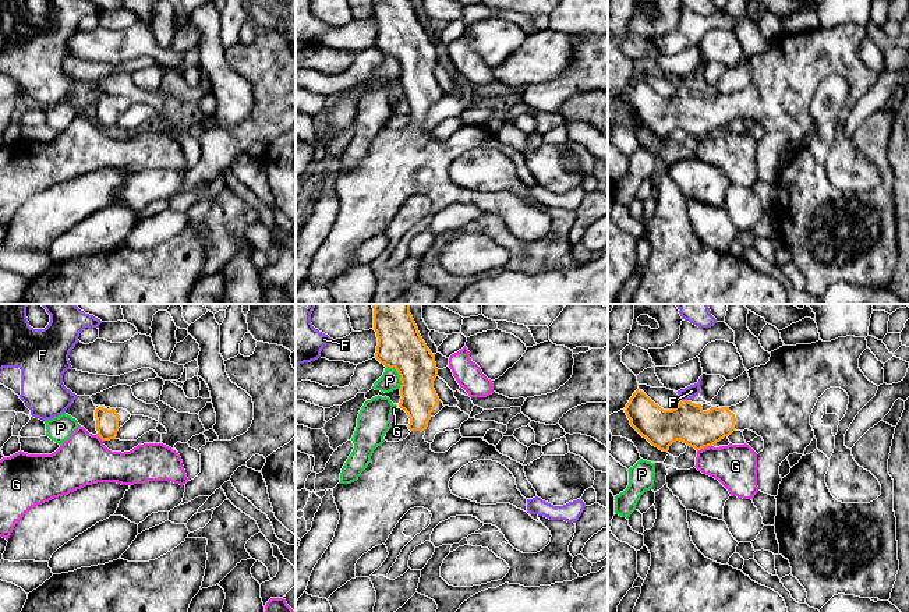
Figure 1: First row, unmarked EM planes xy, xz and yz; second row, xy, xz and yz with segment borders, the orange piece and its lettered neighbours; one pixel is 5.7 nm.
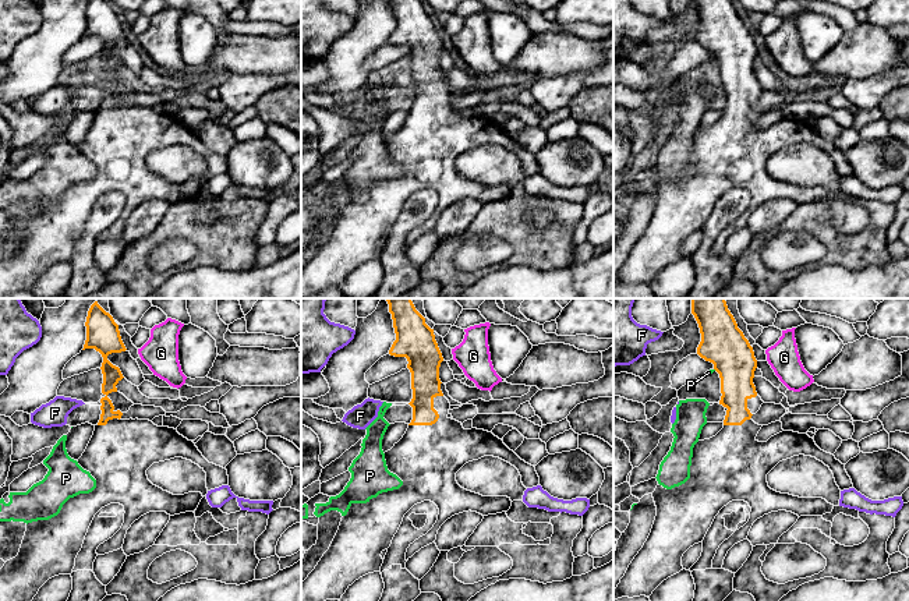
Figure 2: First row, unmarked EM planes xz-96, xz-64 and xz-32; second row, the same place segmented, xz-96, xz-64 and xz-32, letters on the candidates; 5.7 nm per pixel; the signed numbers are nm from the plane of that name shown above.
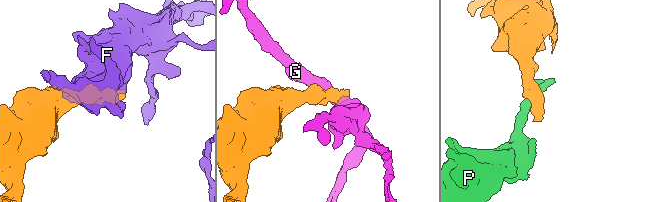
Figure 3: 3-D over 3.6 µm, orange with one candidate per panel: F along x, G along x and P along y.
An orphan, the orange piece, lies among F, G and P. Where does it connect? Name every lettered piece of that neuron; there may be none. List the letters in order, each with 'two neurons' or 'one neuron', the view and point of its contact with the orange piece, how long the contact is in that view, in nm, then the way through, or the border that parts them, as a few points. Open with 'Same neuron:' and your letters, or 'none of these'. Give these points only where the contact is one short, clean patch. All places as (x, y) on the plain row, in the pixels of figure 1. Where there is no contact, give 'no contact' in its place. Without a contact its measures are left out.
Same neuron: none of these
F: two neurons; contact yz (685, 88); length 40 nm; border yz (682, 87), (688, 88)
G: two neurons; contact yz (704, 134); length 90 nm; border yz (711, 133), (697, 138)
P: two neurons; contact xz (399, 62); length 160 nm; border xz (386, 53), (398, 60), (400, 75)

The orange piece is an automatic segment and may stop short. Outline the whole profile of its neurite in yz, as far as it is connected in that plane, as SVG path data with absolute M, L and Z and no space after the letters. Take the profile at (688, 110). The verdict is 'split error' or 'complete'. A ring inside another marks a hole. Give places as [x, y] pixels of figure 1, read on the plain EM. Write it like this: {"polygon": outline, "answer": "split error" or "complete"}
{"polygon": "M855 24L838 25L831 29L818 28L811 32L784 32L770 40L771 45L765 53L747 59L750 82L736 93L719 95L682 88L675 96L664 98L637 77L626 92L625 100L630 113L662 139L668 139L676 128L701 138L729 124L735 117L756 120L764 128L764 137L757 142L757 174L758 178L777 184L782 169L781 151L789 142L803 142L814 125L810 103L818 85L830 75L841 75L848 81L849 92L838 113L825 171L838 190L870 191L881 183L881 173L870 159L855 149L852 138L845 134L846 118L878 78L878 74L870 70L859 56L859 46L866 36L866 25Z", "answer": "split error"}

